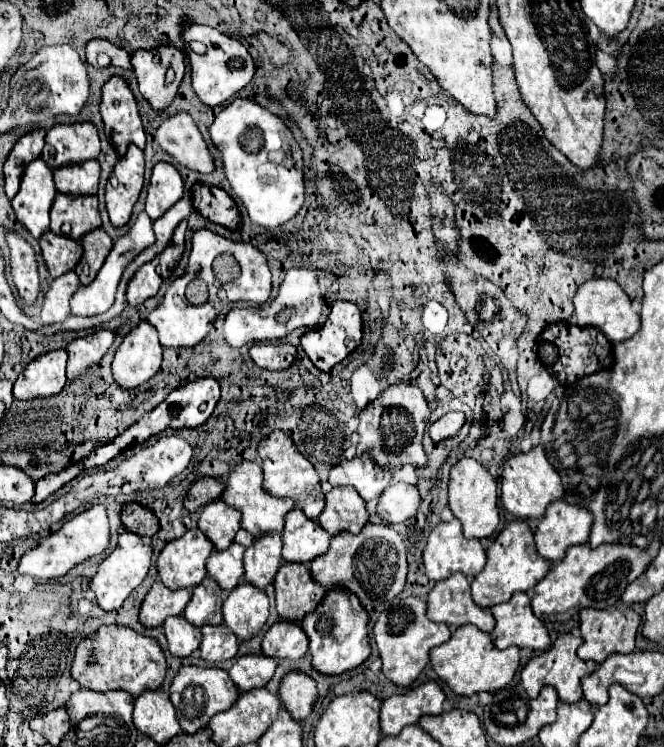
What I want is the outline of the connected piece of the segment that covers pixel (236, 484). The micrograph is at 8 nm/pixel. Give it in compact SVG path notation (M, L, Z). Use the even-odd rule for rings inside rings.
M242 461L228 473L222 501L236 507L242 513L242 529L252 533L254 537L260 537L262 533L282 531L284 517L294 507L294 501L274 497L262 489L262 469L260 469L258 461Z

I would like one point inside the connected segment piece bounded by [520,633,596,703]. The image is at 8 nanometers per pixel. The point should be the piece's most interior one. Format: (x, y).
(559, 667)

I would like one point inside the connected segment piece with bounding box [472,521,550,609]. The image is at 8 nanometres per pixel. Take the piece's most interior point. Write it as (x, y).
(513, 565)

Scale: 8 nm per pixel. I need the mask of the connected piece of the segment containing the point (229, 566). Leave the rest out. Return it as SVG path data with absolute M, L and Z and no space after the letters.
M232 543L224 551L214 551L212 557L208 559L206 563L208 575L216 579L224 591L232 591L244 575L244 563L242 563L244 551L246 549L242 545Z

